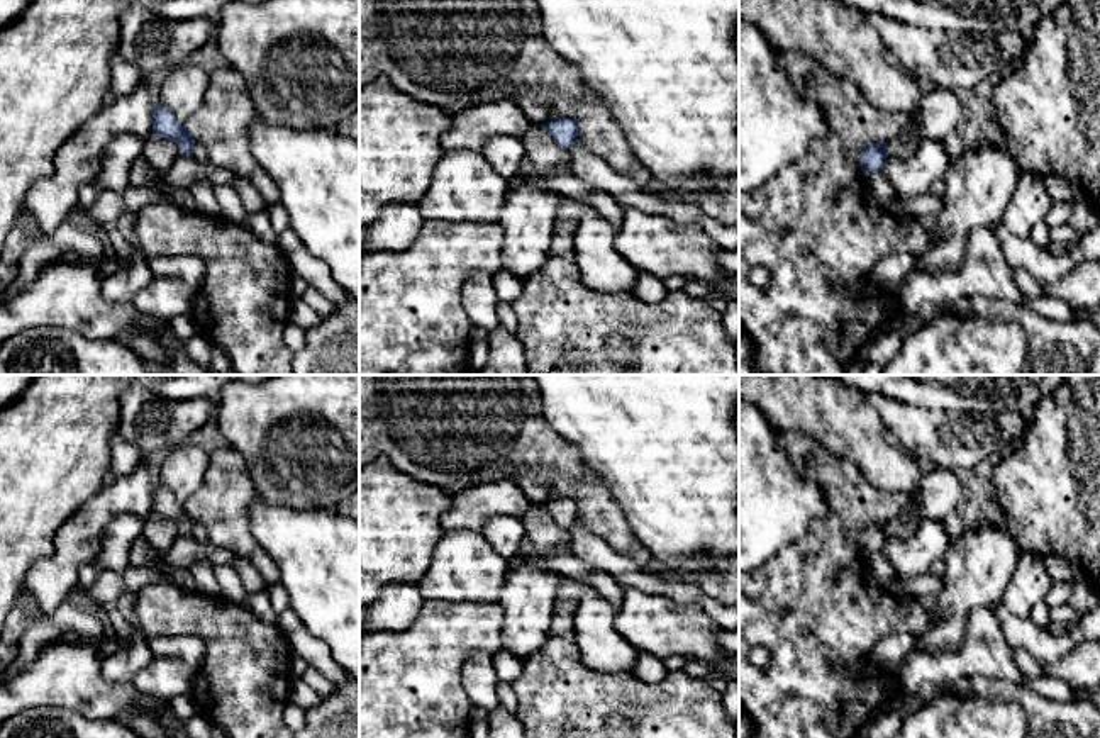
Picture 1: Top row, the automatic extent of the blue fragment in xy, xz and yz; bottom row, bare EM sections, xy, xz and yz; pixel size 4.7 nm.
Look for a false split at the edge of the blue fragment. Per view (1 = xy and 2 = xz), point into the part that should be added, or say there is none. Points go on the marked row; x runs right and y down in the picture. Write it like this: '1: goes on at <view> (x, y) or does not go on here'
1: does not go on here
2: does not go on here

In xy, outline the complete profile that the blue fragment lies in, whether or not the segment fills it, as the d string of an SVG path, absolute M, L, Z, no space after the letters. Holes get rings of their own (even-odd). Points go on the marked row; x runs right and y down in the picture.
M161 102L153 112L153 132L158 137L175 141L178 144L178 154L193 156L195 141L192 137L190 127L181 126L175 119L173 112Z

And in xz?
M554 119L542 124L542 129L564 149L571 149L571 146L578 141L578 122L573 119Z

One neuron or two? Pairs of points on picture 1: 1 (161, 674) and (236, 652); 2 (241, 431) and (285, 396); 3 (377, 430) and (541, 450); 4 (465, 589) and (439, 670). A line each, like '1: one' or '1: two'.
1: two
2: one
3: one
4: two

